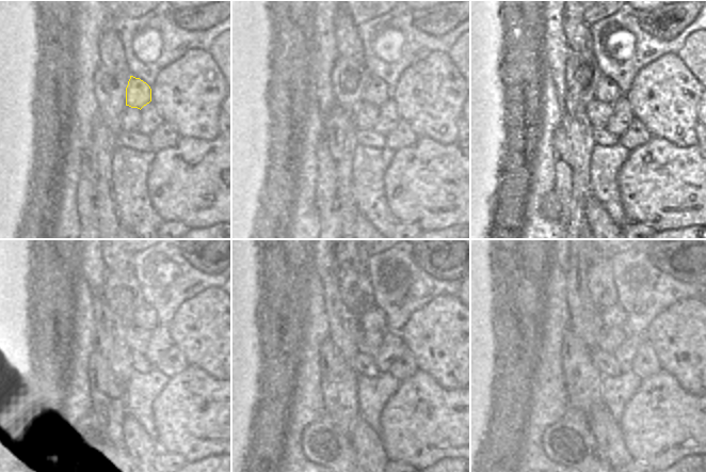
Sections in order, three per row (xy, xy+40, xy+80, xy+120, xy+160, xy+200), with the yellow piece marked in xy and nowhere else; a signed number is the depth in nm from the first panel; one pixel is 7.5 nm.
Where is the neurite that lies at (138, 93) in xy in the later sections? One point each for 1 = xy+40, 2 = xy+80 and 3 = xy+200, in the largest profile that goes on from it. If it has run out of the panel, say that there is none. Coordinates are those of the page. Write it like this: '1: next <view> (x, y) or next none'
1: next xy+40 (376, 92)
2: next xy+80 (609, 90)
3: next xy+200 (613, 315)

